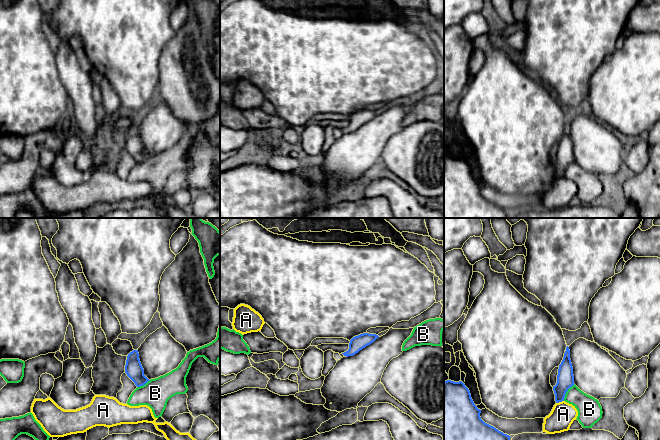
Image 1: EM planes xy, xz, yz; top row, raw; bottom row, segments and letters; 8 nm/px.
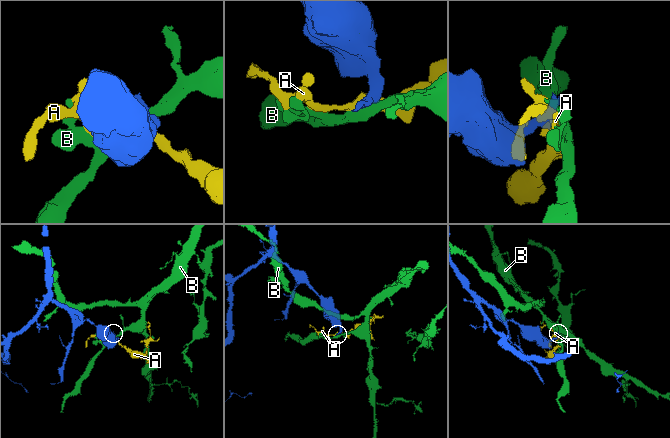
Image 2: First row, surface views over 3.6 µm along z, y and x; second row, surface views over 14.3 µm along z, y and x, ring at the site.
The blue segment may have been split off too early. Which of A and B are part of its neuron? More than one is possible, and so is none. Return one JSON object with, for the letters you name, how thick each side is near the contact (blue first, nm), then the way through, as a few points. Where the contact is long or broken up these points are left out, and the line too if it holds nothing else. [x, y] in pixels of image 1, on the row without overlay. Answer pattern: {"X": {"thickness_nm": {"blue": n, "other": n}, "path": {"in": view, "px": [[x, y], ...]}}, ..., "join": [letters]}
{"join": []}

